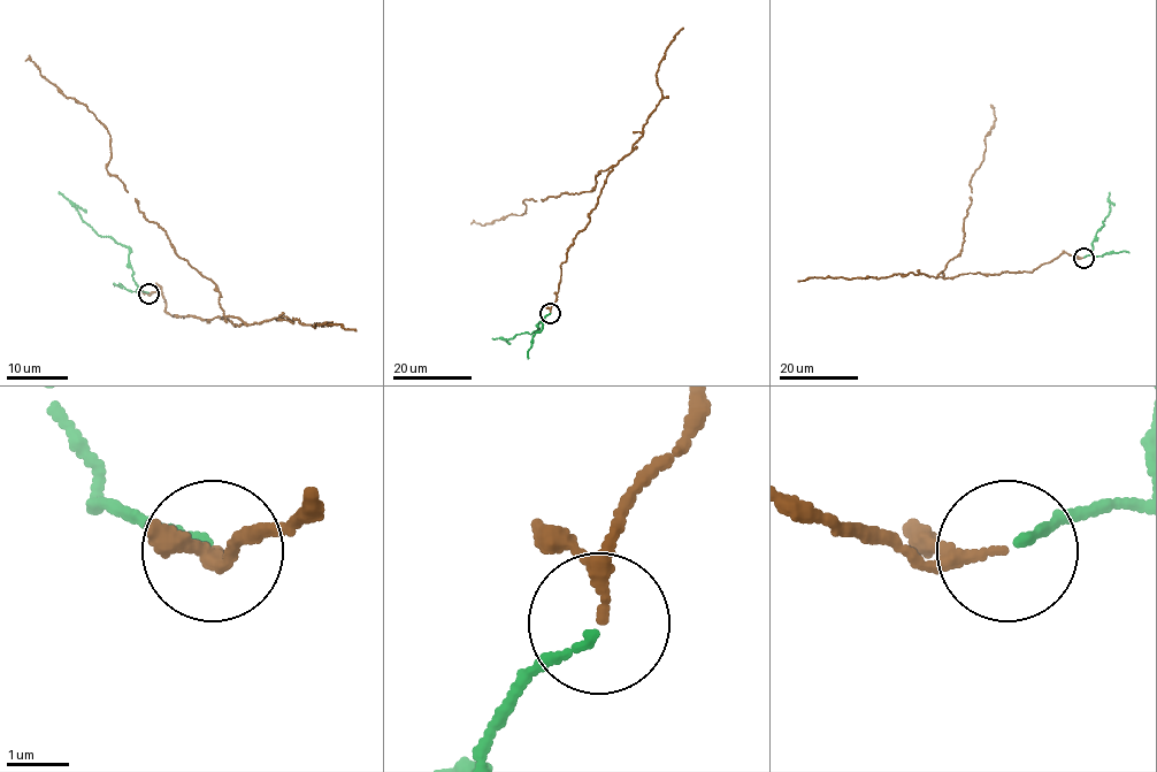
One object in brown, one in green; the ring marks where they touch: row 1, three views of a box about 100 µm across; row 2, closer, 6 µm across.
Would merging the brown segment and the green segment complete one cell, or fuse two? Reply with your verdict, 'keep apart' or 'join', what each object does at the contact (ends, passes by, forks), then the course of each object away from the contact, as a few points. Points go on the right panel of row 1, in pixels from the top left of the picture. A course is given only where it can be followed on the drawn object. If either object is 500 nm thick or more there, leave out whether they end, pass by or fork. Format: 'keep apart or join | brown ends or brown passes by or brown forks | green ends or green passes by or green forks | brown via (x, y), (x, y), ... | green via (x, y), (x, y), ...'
join | brown passes by | green ends | brown via (1083, 258), (1063, 253), (1029, 272), (939, 275), (962, 249), (970, 181), (983, 160), (995, 107) | green via (1083, 257), (1092, 254), (1096, 232), (1109, 214), (1109, 191)

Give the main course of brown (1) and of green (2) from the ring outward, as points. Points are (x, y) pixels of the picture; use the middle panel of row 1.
1: (550, 313), (560, 266), (589, 221), (611, 168), (598, 172), (589, 191), (525, 199), (523, 214), (470, 224)
2: (550, 313), (531, 334), (492, 338)

